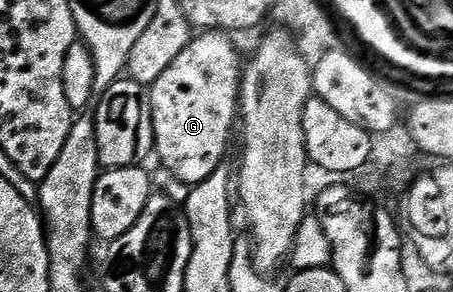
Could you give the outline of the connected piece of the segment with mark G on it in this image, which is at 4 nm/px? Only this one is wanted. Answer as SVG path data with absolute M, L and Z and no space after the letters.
M201 31L189 42L189 46L179 51L179 59L155 79L149 89L149 102L153 116L153 143L155 157L158 157L175 176L186 181L186 186L197 185L209 175L221 162L226 160L225 148L229 145L229 132L239 113L239 90L243 72L242 58L225 31Z

